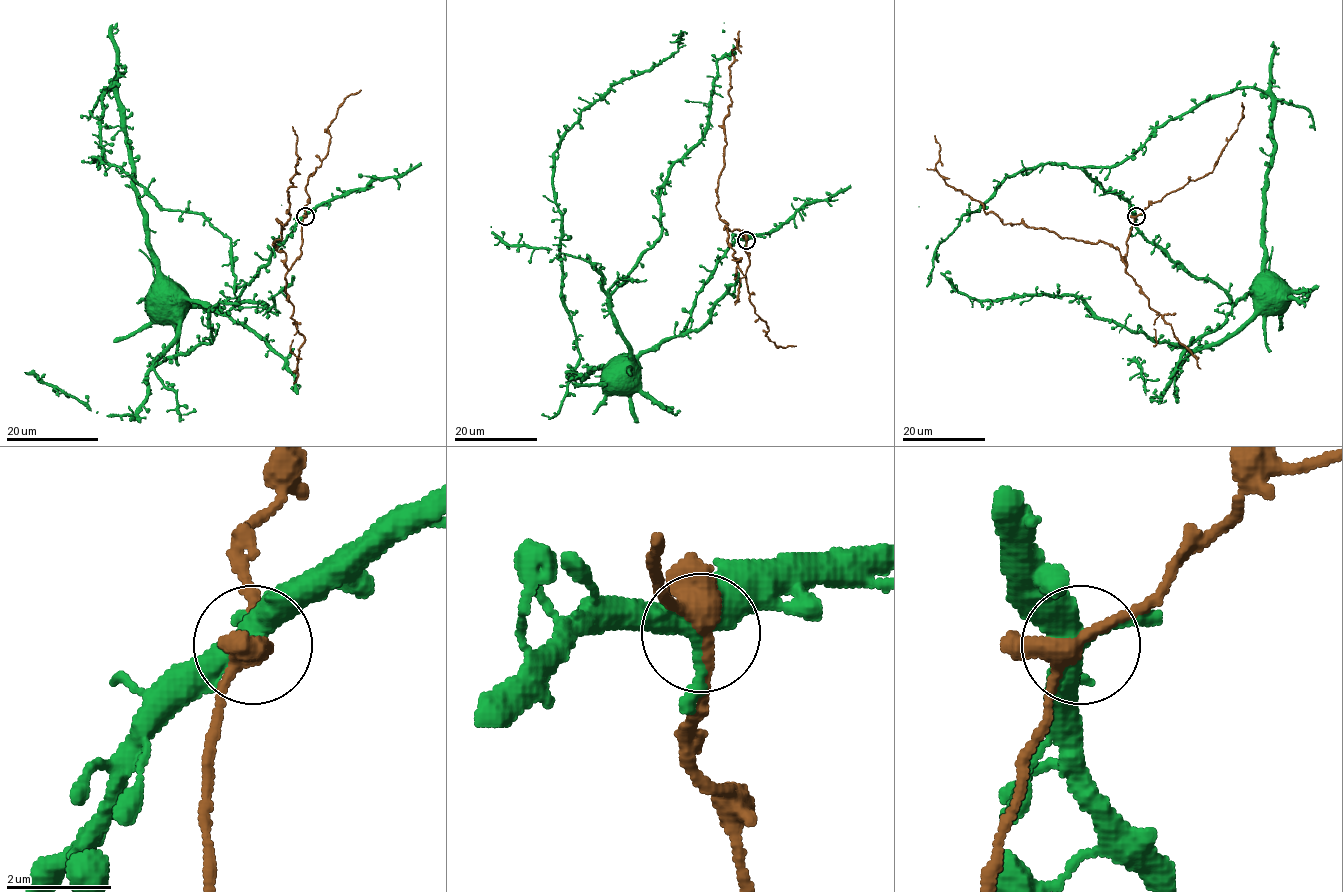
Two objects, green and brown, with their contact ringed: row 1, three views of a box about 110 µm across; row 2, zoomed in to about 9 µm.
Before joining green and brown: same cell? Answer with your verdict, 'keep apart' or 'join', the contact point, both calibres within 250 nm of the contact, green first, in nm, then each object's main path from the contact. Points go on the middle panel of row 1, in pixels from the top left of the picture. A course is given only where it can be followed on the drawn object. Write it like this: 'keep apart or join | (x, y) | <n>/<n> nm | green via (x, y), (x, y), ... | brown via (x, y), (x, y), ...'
join | (746, 240) | 380/320 nm | green via (746, 240), (675, 337), (575, 376), (555, 151), (617, 82), (673, 54), (681, 35), (672, 35) | brown via (746, 240), (716, 207), (733, 38)

